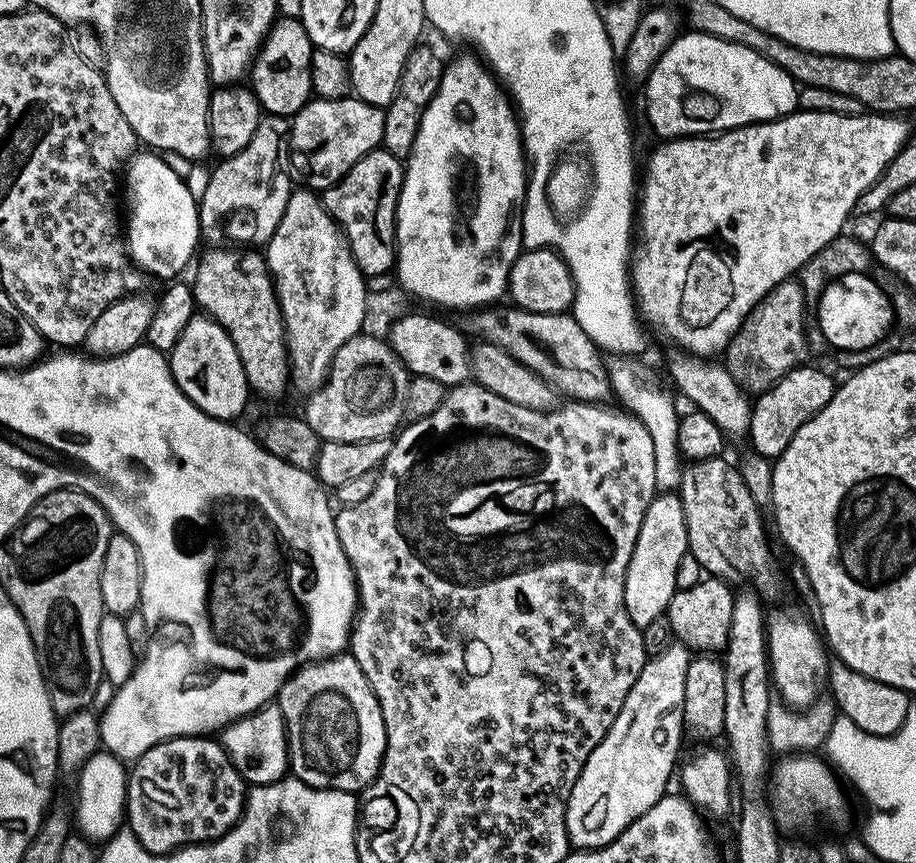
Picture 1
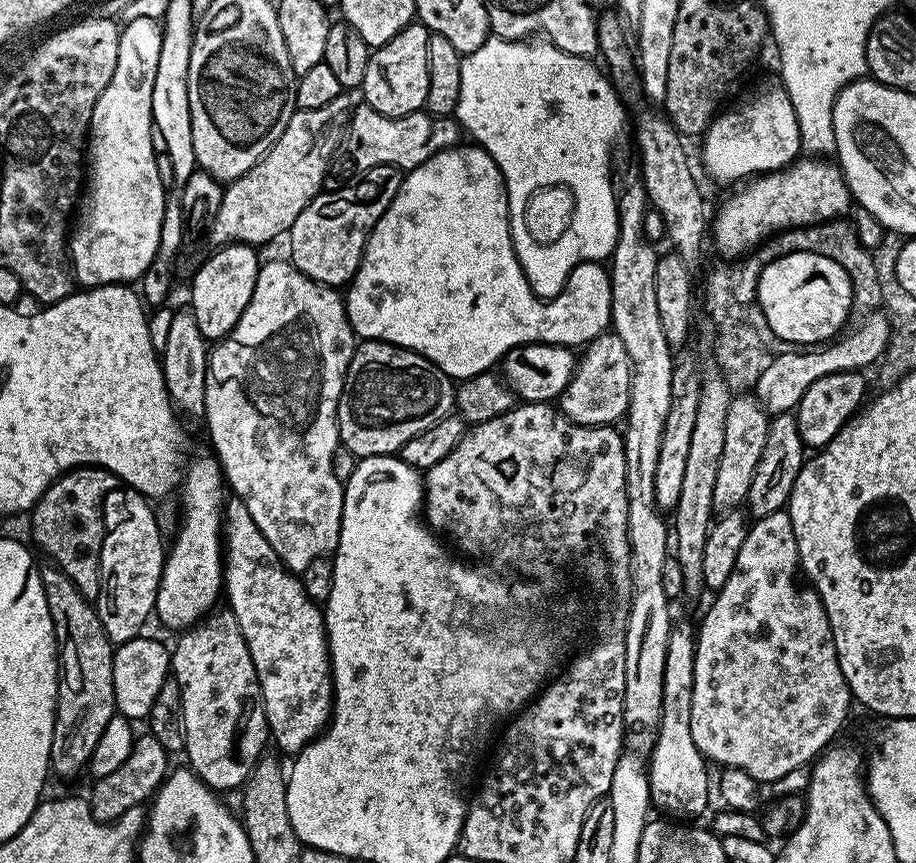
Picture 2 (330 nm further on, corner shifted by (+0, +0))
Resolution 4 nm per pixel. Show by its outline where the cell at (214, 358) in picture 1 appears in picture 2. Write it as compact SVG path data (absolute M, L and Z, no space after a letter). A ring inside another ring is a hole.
M225 244L215 249L216 253L201 266L192 280L192 299L190 305L198 322L198 329L208 342L219 342L234 330L238 318L242 318L242 310L250 302L250 294L254 294L256 279L260 273L261 257L256 257L257 249L251 244Z

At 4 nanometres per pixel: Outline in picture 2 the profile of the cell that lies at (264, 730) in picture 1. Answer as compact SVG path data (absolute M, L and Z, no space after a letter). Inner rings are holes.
M231 610L213 611L211 614L204 617L199 625L191 630L185 631L184 636L177 642L176 648L170 652L170 672L178 682L178 686L182 690L182 718L184 719L184 752L187 755L192 755L191 771L199 776L202 783L208 785L213 790L221 790L220 788L236 788L239 789L244 781L254 770L257 760L260 759L265 751L264 743L269 743L270 733L268 731L268 719L264 713L264 699L260 693L260 683L258 682L258 674L254 670L254 662L250 658L250 650L246 646L246 638L242 638L242 630L238 626L238 622L234 618Z

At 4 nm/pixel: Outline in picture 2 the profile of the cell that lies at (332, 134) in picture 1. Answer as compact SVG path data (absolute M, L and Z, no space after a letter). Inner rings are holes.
M357 103L350 113L346 133L346 149L352 155L360 170L374 166L393 164L401 170L417 168L447 148L455 148L461 143L462 129L455 119L433 116L427 111L411 112L405 116L378 114L369 104Z

